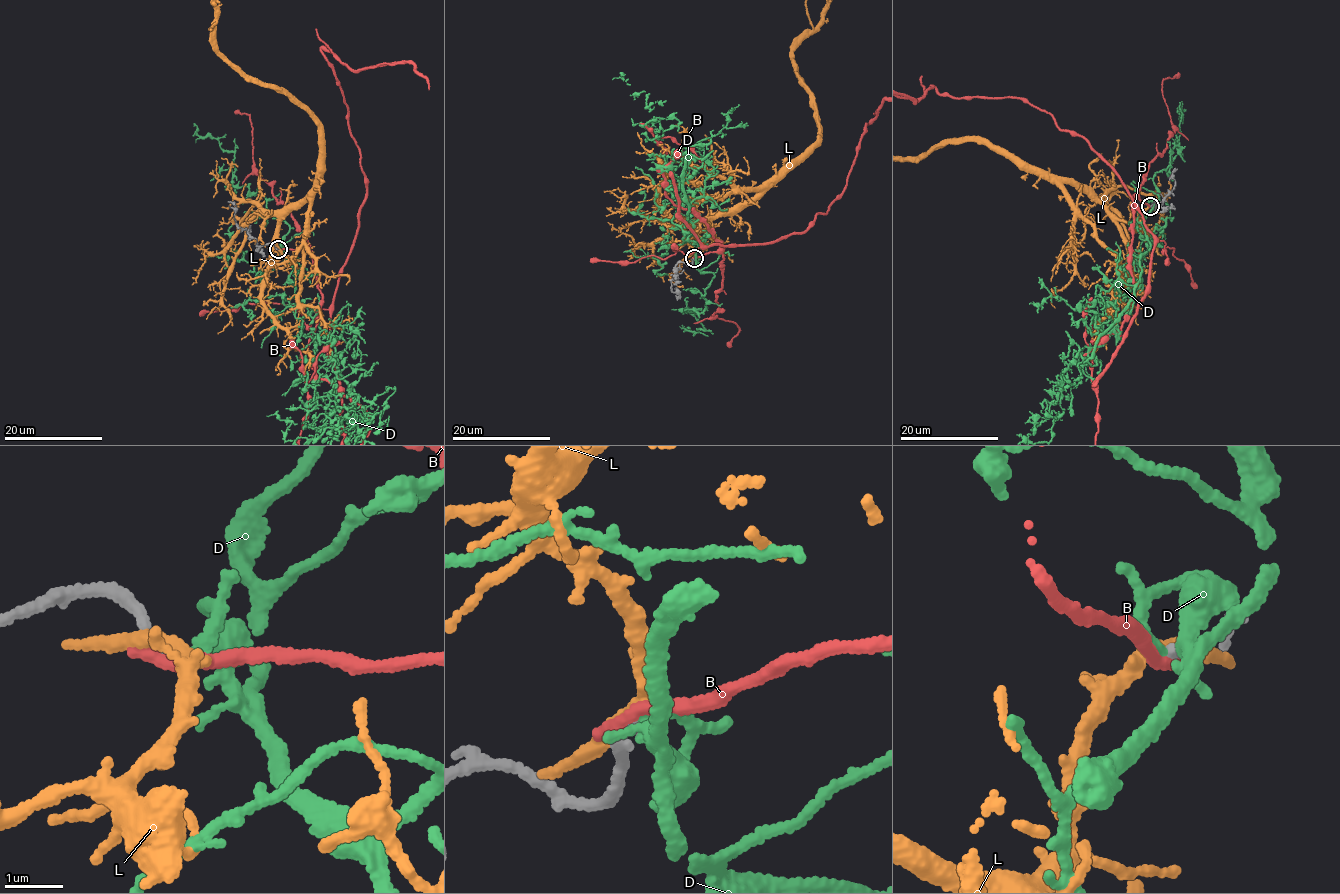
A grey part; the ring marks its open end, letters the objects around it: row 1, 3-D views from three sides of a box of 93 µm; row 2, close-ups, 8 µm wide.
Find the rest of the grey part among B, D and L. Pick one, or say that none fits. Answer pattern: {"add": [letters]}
{"add": ["D"]}

